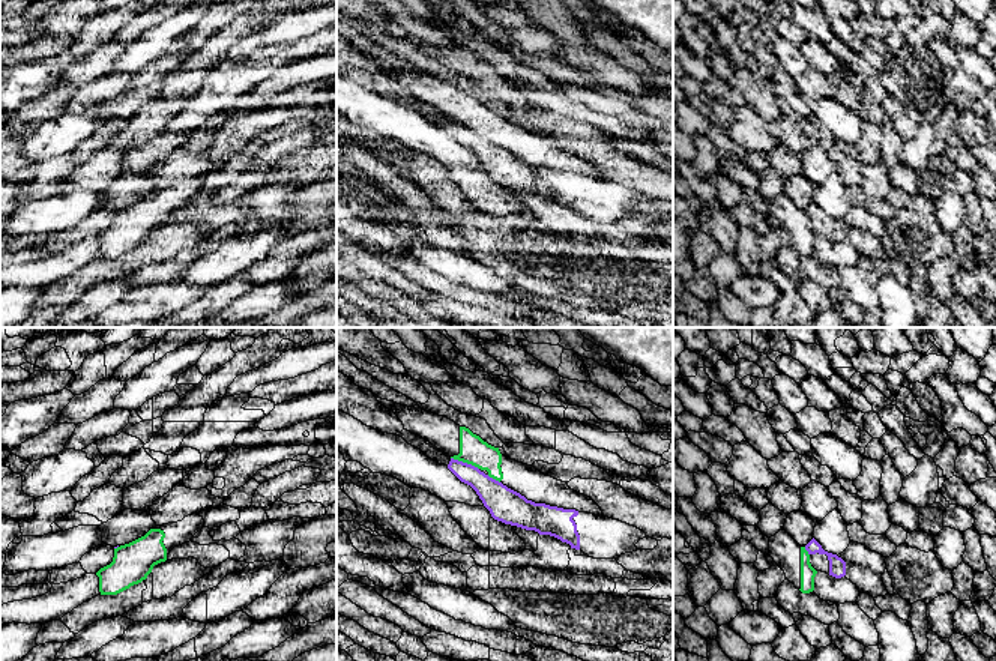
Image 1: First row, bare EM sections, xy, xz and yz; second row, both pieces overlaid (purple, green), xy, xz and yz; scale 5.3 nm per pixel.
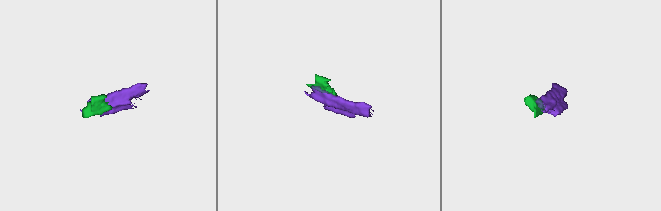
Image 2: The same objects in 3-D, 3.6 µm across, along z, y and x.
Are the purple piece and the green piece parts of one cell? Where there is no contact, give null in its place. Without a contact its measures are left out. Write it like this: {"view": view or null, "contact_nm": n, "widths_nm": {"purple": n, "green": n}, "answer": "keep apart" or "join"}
{"view": "xz", "contact_nm": 170, "widths_nm": {"purple": 160, "green": 150}, "answer": "keep apart"}

